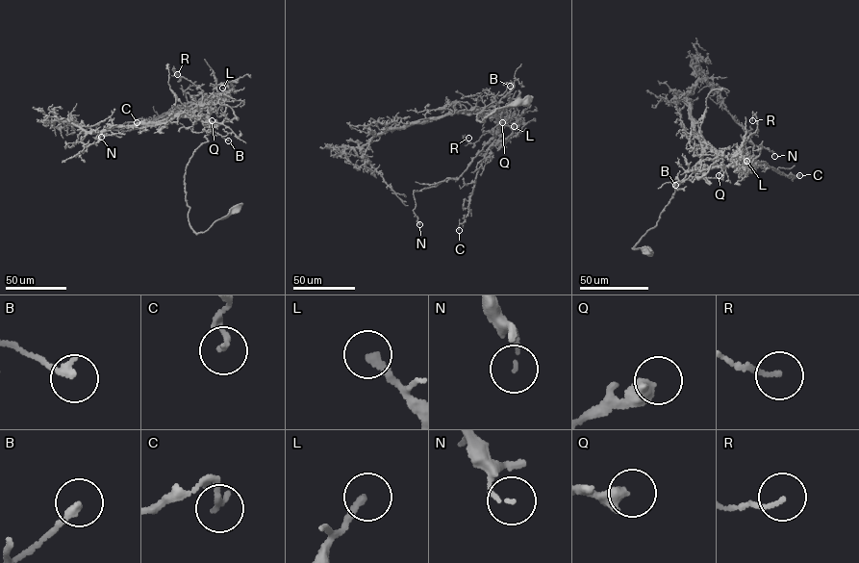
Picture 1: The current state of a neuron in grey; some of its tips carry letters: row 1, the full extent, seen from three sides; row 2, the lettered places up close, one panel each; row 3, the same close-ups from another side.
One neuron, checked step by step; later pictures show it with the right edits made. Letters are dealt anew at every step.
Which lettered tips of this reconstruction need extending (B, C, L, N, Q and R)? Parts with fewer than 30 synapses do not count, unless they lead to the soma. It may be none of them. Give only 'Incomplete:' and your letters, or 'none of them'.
Incomplete: none of them

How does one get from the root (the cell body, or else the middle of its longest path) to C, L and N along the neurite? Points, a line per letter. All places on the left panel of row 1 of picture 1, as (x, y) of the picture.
C: (233, 211), (203, 232), (189, 222), (184, 176), (193, 152), (208, 140), (206, 105), (190, 102), (137, 122)
L: (233, 211), (195, 232), (184, 187), (187, 165), (208, 140), (217, 85), (229, 83), (233, 89), (222, 88)
N: (233, 211), (203, 232), (189, 222), (184, 176), (193, 152), (208, 140), (206, 105), (108, 128), (101, 137)

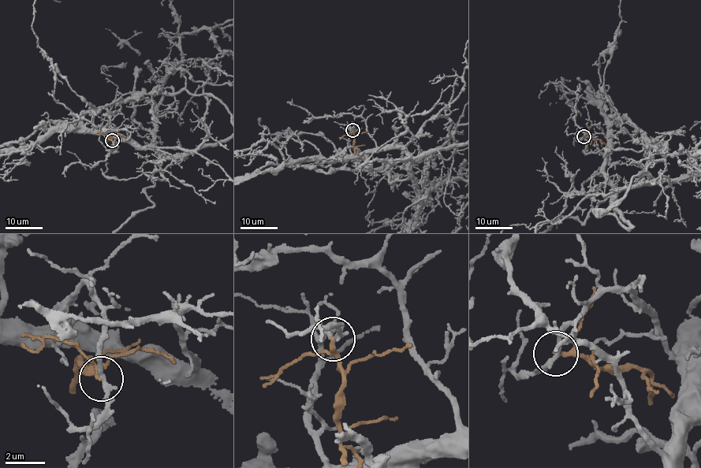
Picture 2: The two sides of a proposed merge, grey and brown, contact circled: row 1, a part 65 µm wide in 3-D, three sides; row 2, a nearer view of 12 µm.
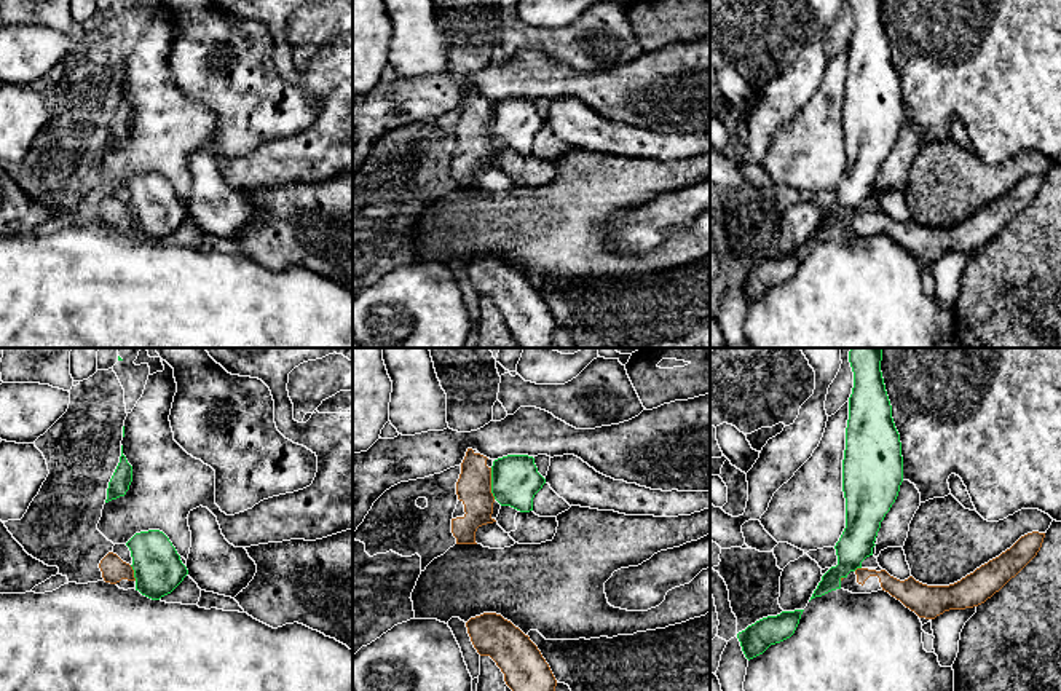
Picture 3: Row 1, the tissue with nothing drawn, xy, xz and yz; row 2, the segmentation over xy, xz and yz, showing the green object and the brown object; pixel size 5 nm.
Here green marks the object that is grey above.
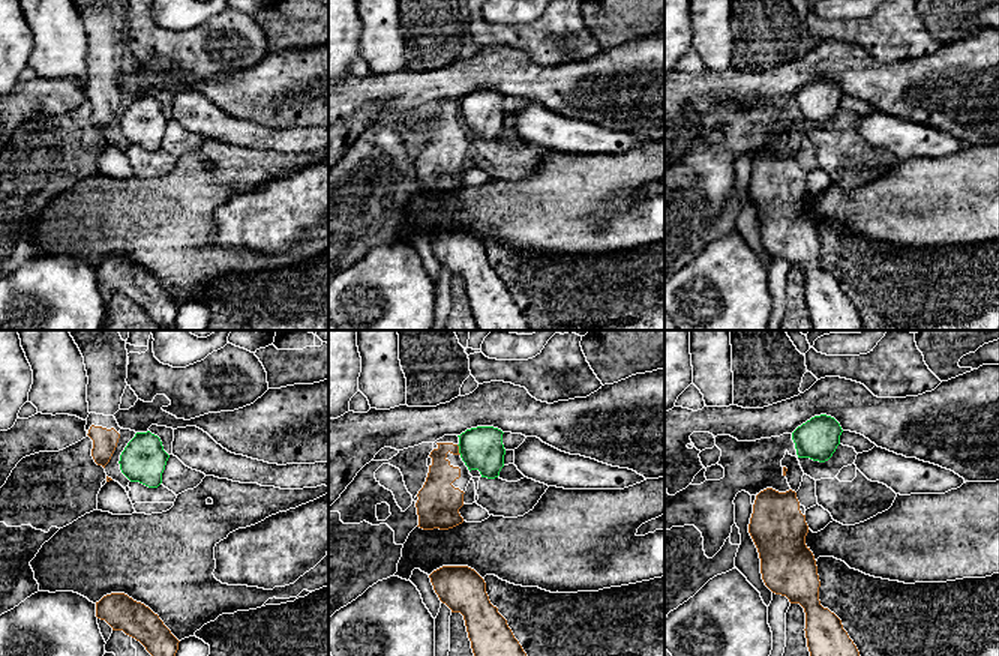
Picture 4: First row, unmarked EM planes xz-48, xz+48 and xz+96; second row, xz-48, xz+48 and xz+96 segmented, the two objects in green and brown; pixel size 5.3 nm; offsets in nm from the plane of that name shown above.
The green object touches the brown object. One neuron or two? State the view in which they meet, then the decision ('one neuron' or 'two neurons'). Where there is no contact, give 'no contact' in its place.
meets green in xz; two neurons

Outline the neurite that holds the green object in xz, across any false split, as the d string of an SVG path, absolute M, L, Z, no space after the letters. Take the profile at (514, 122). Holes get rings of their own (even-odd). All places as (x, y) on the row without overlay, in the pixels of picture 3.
M507 97L493 104L491 136L501 148L520 155L533 153L533 140L544 126L533 99Z

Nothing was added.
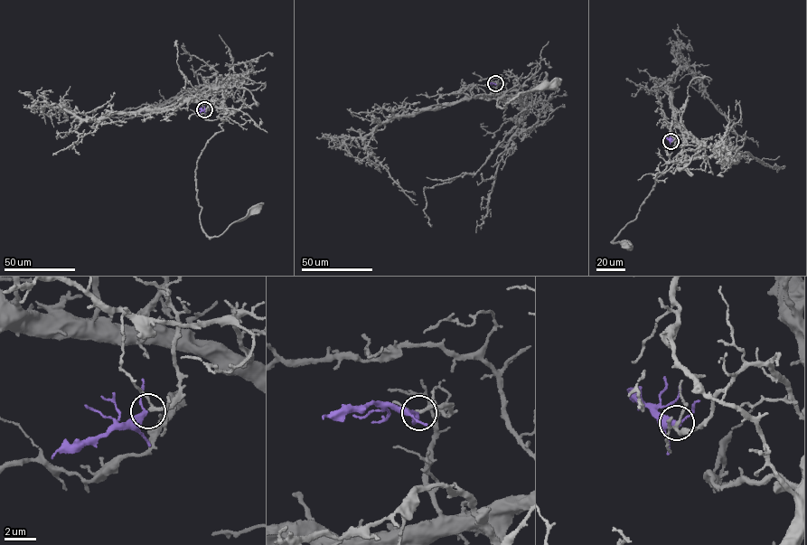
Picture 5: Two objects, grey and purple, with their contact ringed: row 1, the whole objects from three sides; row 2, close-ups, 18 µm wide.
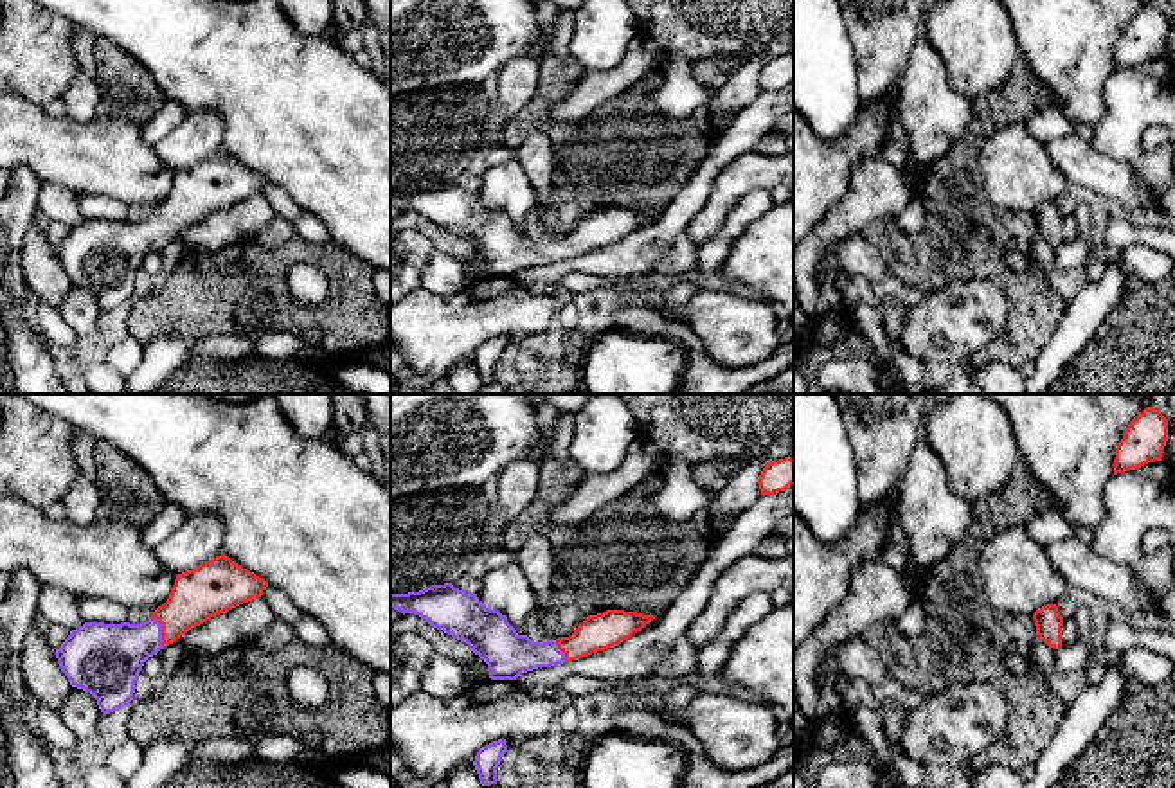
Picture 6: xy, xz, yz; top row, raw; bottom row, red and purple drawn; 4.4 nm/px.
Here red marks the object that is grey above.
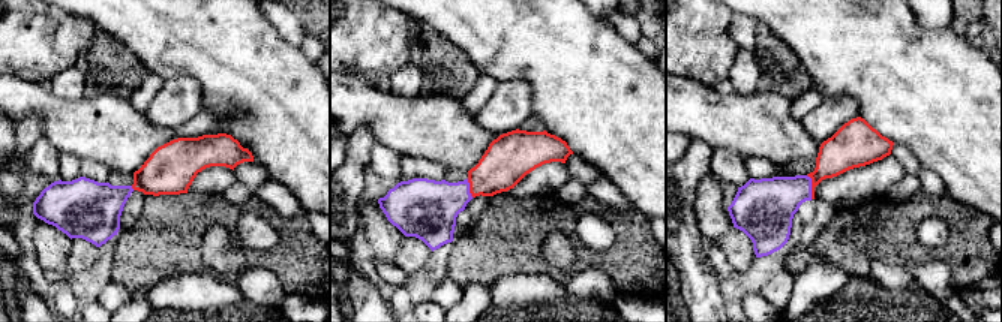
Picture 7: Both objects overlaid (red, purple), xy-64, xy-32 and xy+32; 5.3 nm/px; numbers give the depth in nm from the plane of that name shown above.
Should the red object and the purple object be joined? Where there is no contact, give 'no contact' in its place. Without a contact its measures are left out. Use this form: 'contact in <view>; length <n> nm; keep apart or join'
contact in xy; length 150 nm; join

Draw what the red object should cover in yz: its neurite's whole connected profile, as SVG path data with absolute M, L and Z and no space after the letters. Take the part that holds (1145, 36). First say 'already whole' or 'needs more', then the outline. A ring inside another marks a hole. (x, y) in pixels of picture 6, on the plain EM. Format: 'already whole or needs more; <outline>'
already whole; M1146 4L1130 20L1116 45L1114 72L1162 58L1168 38L1168 16L1161 7Z

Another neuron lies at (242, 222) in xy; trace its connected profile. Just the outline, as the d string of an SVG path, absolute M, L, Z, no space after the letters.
M263 194L243 200L185 228L176 239L185 250L220 250L238 241L254 241L275 212Z

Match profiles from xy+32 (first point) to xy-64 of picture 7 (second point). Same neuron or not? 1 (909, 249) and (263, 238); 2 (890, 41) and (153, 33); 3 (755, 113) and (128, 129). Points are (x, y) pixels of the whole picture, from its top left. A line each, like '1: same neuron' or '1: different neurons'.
1: different neurons
2: same neuron
3: same neuron

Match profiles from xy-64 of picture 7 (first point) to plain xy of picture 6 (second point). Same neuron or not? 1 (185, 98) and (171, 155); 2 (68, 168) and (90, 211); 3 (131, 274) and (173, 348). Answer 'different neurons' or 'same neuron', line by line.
1: same neuron
2: same neuron
3: different neurons

